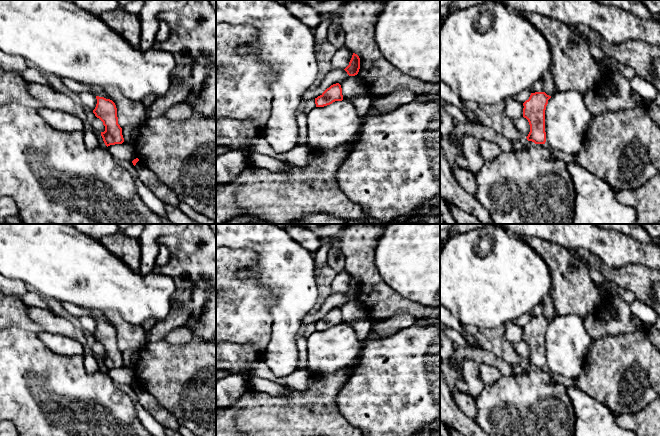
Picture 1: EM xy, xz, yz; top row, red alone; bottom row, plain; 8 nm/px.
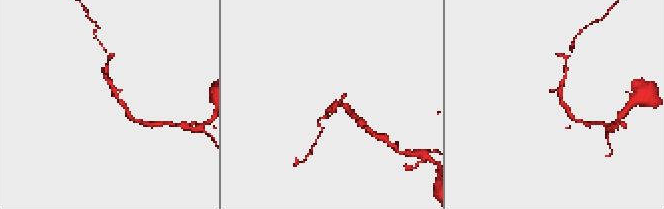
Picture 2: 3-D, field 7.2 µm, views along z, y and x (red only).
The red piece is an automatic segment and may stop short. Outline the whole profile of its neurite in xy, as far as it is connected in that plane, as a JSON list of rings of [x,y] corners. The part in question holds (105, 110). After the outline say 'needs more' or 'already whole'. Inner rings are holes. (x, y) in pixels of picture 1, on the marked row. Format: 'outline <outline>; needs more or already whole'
outline [[[96,96],[97,104],[93,113],[99,118],[105,126],[105,131],[101,132],[101,136],[105,145],[122,144],[124,138],[122,128],[118,124],[117,108],[115,103],[104,97]]]; already whole

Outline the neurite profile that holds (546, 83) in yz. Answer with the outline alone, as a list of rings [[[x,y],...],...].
[[[549,71],[538,79],[531,87],[531,93],[545,92],[547,95],[552,96],[557,90],[555,86],[554,78]]]

